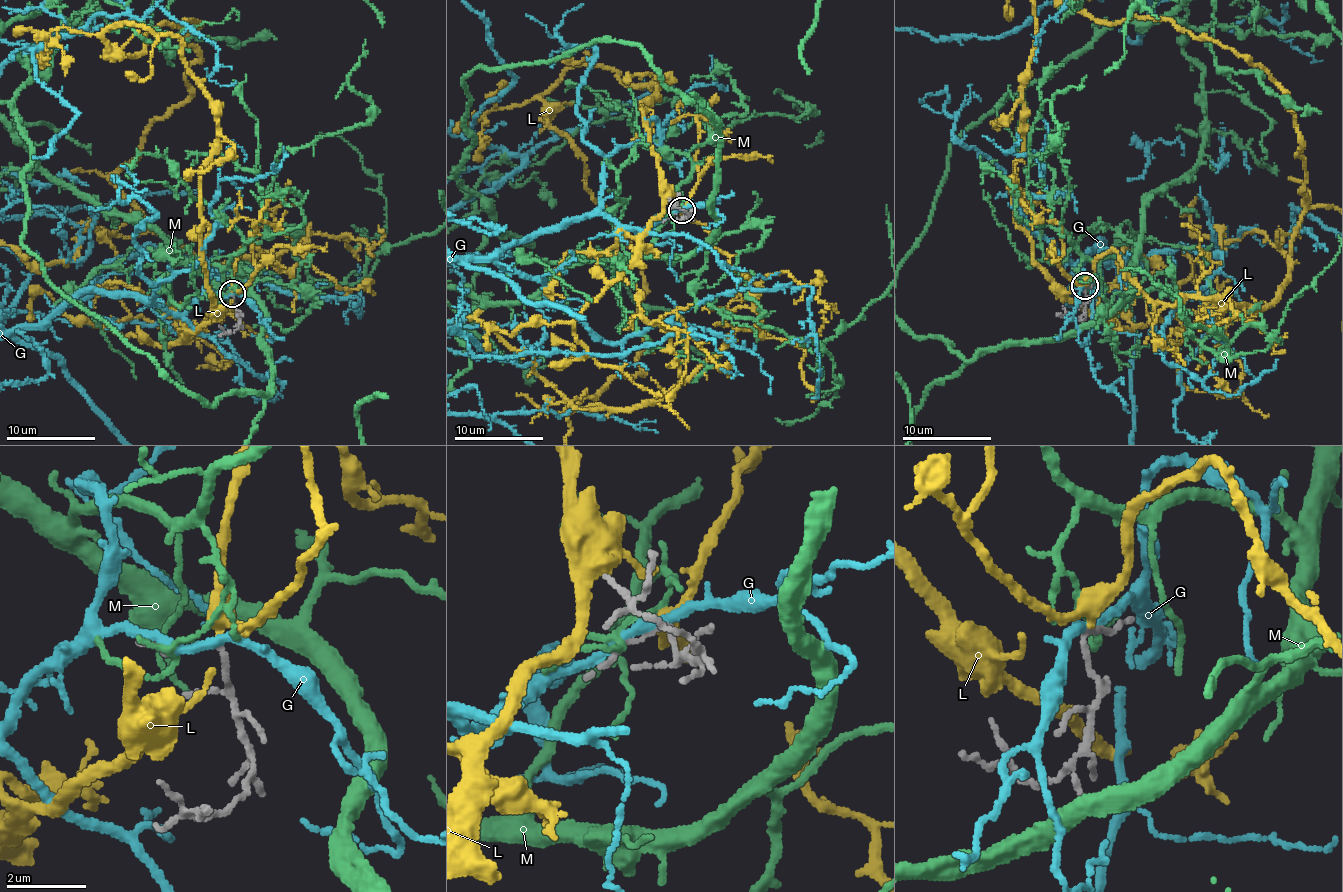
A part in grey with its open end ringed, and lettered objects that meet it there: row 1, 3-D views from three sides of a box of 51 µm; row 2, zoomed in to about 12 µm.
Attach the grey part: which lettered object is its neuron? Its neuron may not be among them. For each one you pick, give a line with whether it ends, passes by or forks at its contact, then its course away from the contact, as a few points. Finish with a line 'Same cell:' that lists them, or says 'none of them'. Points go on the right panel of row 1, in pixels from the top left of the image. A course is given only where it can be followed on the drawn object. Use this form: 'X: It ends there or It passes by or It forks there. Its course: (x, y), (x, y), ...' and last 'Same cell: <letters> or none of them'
L: It passes by
Same cell: L

